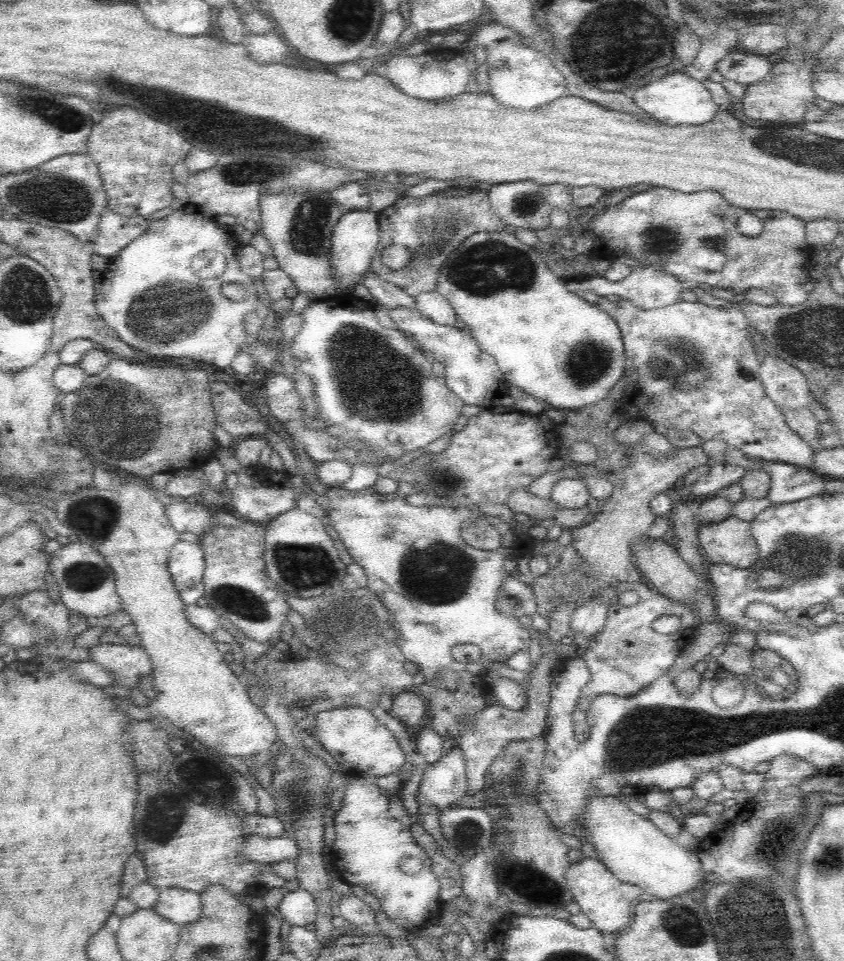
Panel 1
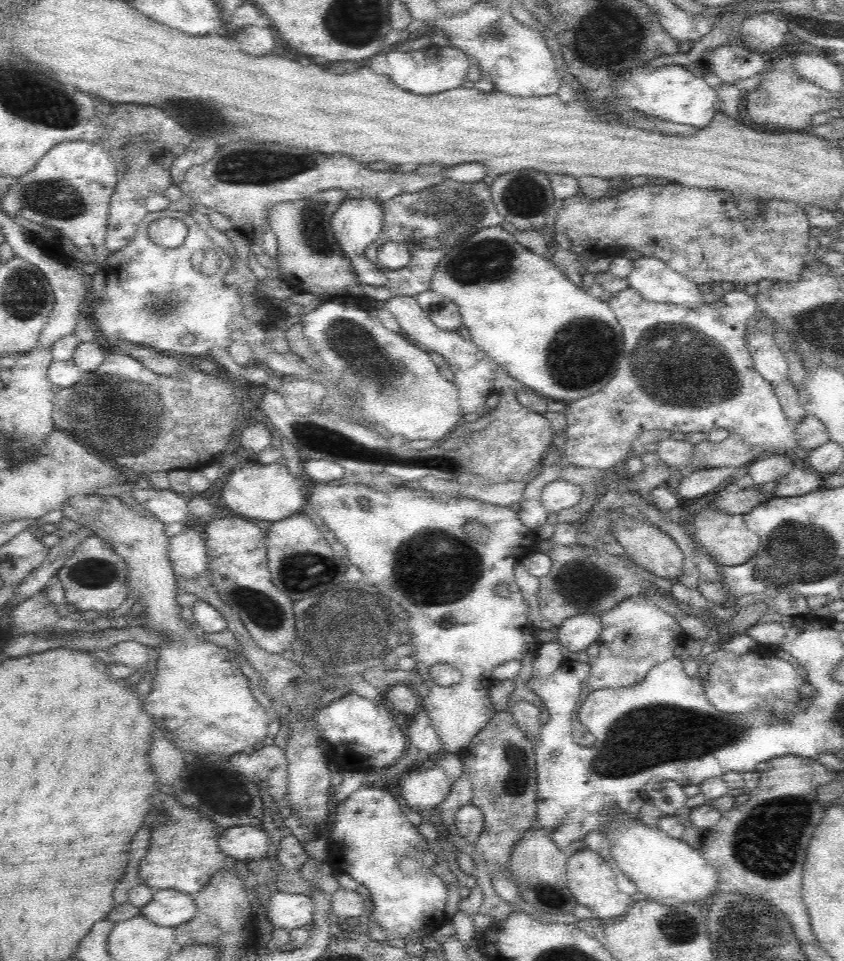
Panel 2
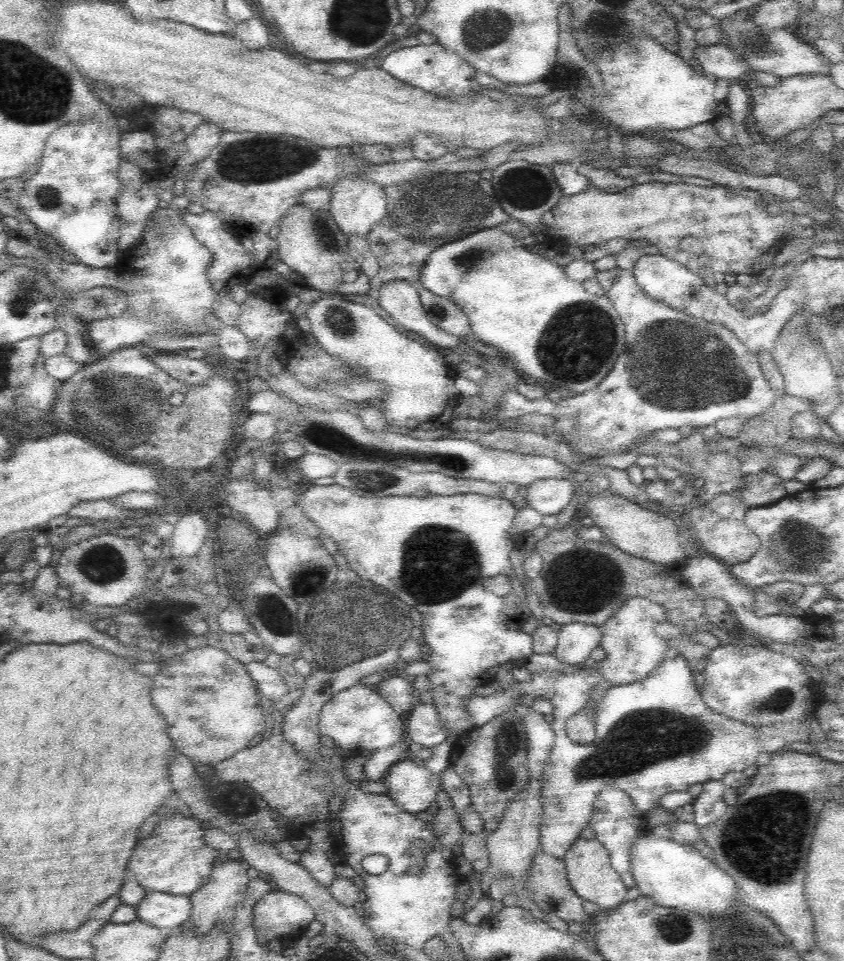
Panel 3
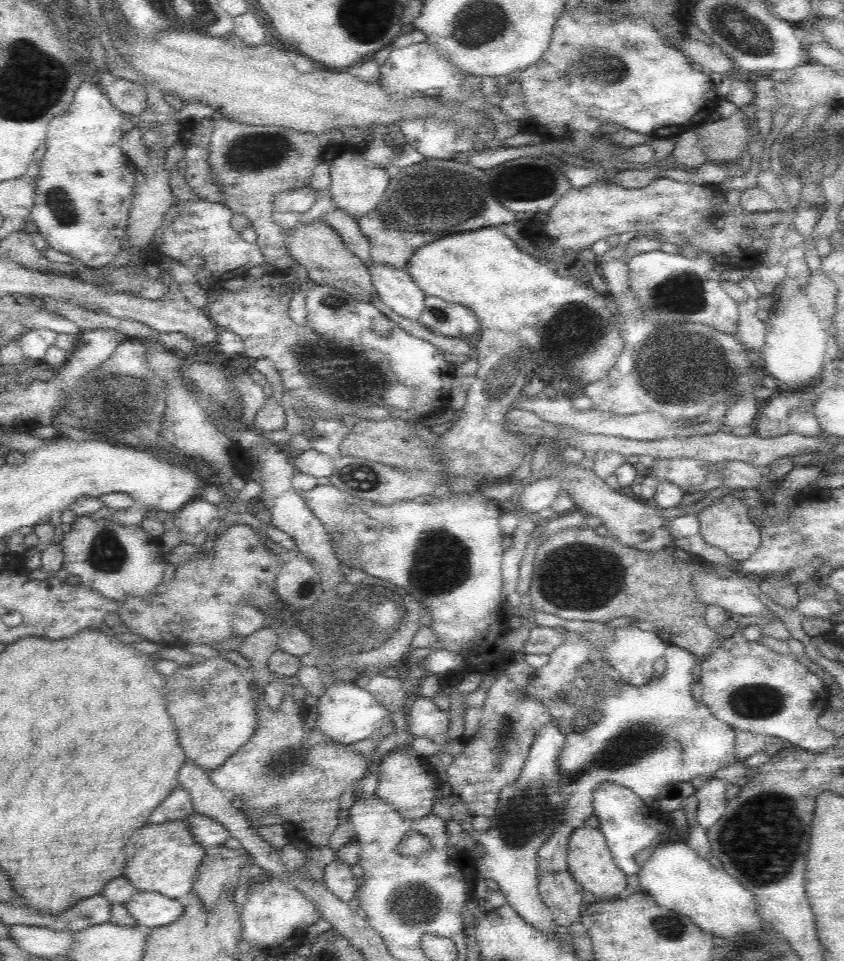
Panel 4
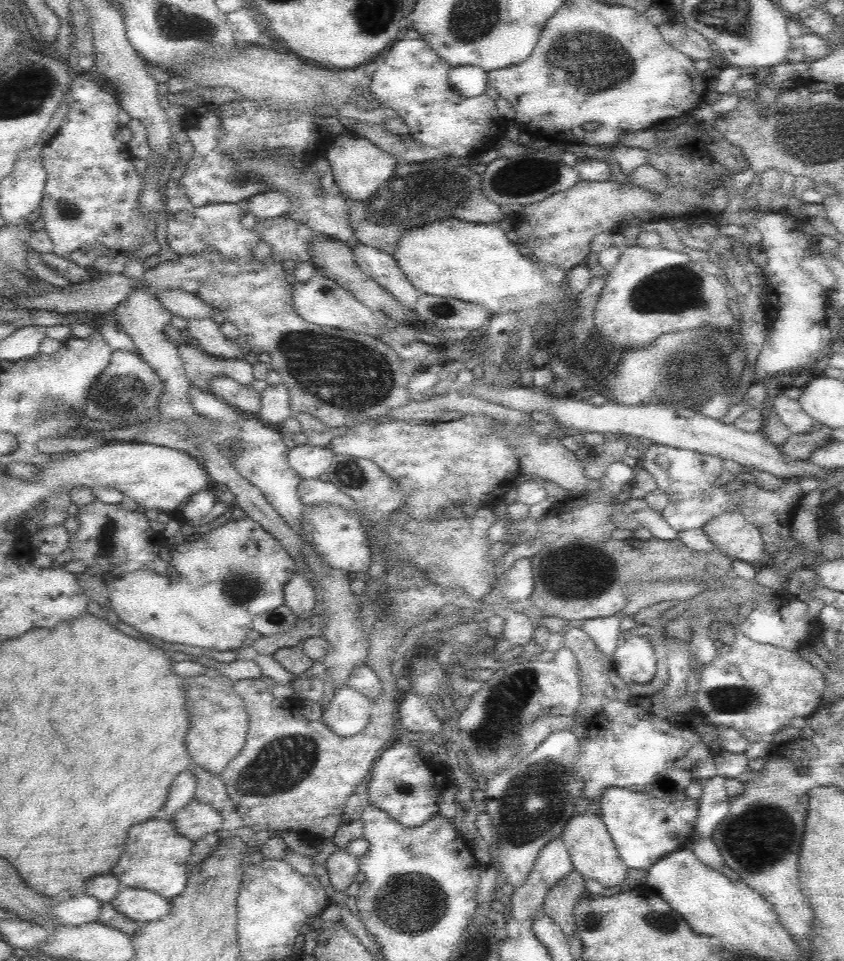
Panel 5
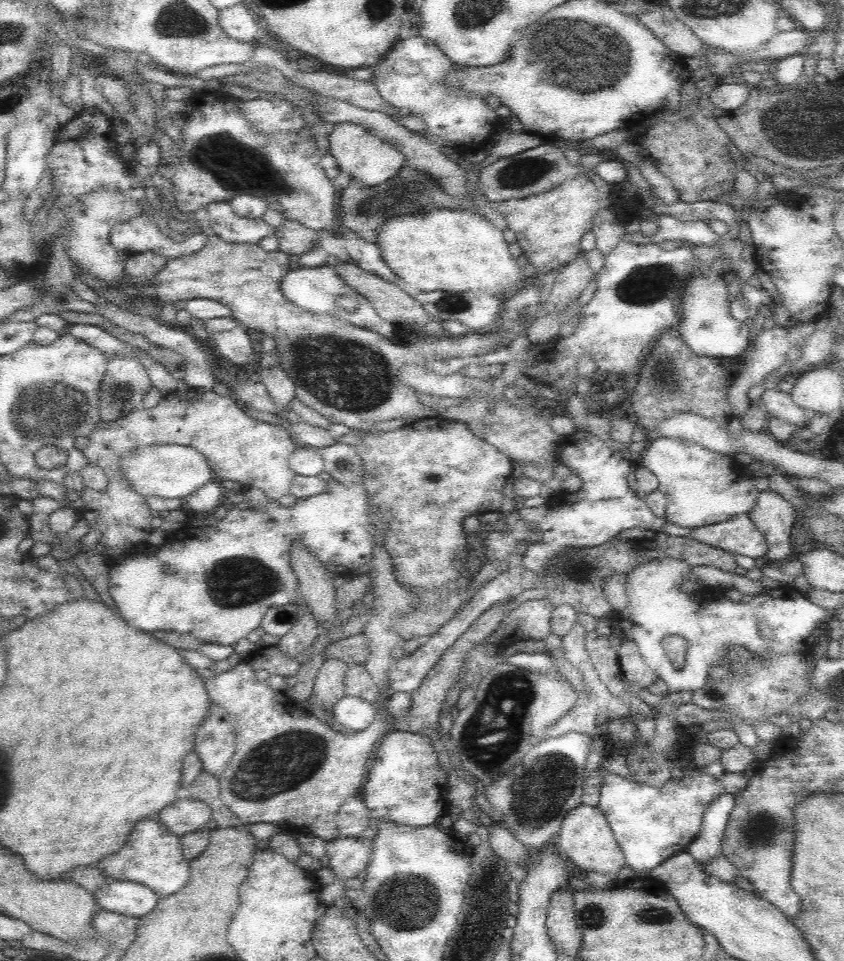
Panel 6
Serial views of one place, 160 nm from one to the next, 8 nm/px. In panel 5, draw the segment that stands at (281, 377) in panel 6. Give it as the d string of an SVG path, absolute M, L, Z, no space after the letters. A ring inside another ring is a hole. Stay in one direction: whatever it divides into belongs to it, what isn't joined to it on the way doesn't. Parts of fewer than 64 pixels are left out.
M283 382L268 387L261 393L261 408L256 416L266 424L278 424L290 417L288 389Z

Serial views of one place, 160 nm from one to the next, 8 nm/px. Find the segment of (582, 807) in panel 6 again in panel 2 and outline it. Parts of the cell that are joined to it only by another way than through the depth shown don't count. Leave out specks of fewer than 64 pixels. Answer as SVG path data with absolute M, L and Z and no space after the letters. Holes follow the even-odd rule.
M588 848L573 854L568 853L568 857L565 874L567 876L567 888L570 889L582 908L586 907L590 911L596 912L596 916L602 920L600 923L622 916L635 904L632 898L634 894L620 892L615 872L611 869L608 861L604 860L604 857L600 857L598 853Z

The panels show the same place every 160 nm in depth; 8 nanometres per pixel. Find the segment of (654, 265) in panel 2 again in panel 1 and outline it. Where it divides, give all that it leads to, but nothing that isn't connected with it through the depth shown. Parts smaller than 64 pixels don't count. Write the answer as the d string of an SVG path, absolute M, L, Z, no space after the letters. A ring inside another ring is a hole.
M641 265L638 270L631 271L628 276L625 276L618 282L612 282L606 279L606 277L599 276L595 273L592 278L567 280L566 286L570 291L578 295L580 292L592 292L595 297L606 297L610 296L610 294L616 294L616 296L620 296L642 309L657 309L668 306L669 304L674 304L676 301L684 299L680 298L682 292L688 292L688 290L686 290L688 286L678 280L676 276L666 273L662 268L648 265ZM578 280L580 280L580 282L578 282ZM582 280L586 280L586 282L582 282Z

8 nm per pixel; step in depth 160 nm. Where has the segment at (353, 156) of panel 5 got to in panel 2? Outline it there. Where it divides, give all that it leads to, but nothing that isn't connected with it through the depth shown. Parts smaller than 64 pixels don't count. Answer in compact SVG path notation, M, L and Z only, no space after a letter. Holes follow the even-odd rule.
M353 194L342 201L332 215L333 235L348 259L365 254L382 230L383 210L381 202L372 198L360 198Z

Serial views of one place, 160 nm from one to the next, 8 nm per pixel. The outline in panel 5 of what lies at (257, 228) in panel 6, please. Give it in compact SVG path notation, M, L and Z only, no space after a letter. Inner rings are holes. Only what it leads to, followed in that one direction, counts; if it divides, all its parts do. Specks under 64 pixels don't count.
M179 178L165 180L165 218L167 224L167 240L179 256L194 256L206 248L214 248L229 260L242 260L246 256L254 256L260 236L254 229L242 227L242 216L247 211L244 202L216 203L206 206L194 206L189 202L184 188L180 186Z

